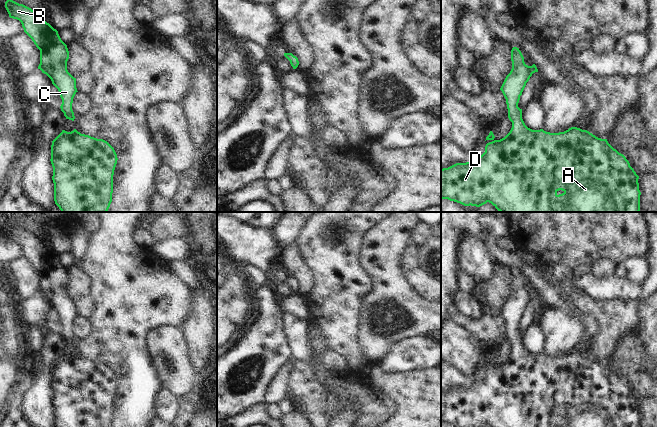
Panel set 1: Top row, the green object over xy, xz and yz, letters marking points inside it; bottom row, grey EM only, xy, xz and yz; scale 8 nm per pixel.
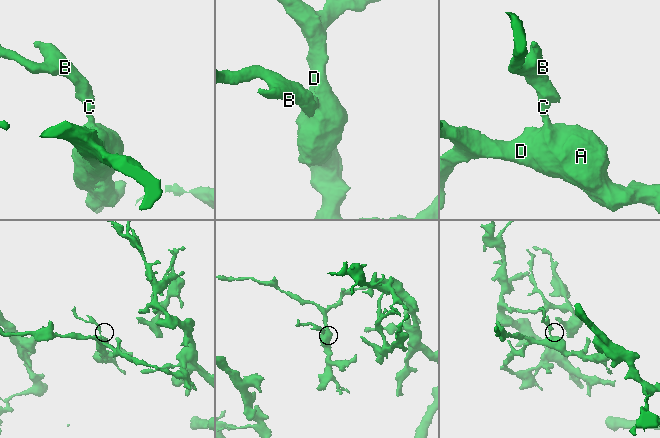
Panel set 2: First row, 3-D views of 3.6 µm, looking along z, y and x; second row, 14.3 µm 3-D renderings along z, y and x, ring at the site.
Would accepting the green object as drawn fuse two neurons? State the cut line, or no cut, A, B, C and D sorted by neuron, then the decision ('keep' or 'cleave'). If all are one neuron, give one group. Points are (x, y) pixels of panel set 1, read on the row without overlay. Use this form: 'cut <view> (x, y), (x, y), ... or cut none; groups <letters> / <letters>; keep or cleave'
cut none; groups A B C D; keep

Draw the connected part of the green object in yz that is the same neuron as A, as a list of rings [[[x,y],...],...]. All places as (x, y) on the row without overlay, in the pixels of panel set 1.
[[[517,271],[511,274],[511,285],[512,293],[500,312],[506,323],[508,342],[512,346],[510,356],[504,362],[495,364],[490,355],[486,361],[490,366],[481,380],[475,379],[470,386],[441,393],[441,423],[457,427],[640,427],[639,400],[626,381],[614,373],[607,363],[577,351],[550,357],[543,353],[532,354],[525,349],[518,327],[526,307],[538,293],[535,288],[525,288]]]

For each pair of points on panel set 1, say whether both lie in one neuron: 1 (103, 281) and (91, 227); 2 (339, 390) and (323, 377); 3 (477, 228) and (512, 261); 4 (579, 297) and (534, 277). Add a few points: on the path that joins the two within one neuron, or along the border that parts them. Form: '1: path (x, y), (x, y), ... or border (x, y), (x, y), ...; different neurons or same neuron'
1: border (101, 222), (101, 225), (91, 234); different neurons
2: path (335, 386), (327, 378); same neuron
3: border (496, 238), (487, 236), (483, 240); different neurons
4: border (537, 270), (560, 293); different neurons

